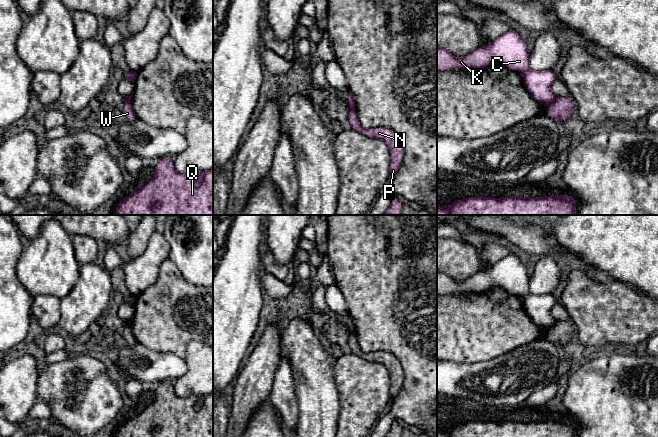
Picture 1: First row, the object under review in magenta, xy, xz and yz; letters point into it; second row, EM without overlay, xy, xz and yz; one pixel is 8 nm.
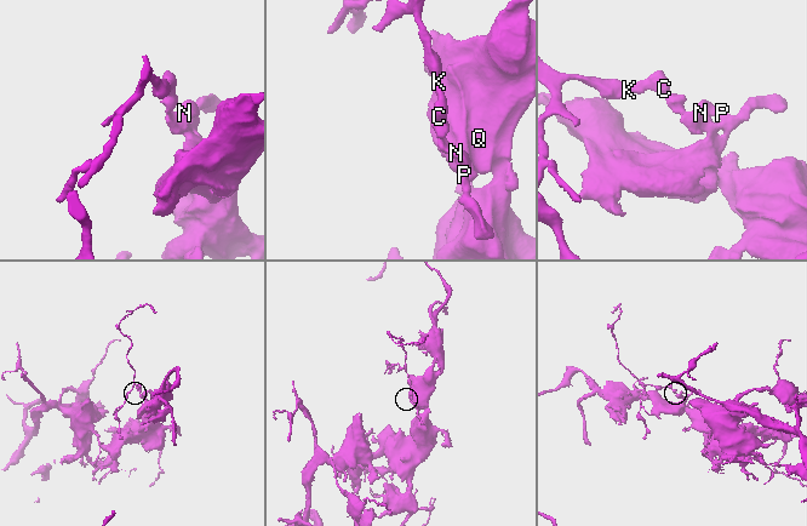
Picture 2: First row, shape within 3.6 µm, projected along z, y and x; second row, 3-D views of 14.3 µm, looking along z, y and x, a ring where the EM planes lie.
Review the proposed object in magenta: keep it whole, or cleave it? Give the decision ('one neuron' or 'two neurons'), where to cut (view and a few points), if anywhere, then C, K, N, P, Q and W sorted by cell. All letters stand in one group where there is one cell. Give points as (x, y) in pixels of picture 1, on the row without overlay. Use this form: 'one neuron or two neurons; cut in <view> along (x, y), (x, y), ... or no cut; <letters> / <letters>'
two neurons; cut in yz along (556, 321), (548, 328); C K / N P Q W

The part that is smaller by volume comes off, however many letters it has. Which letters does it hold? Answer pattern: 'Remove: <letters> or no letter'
Remove: C, K

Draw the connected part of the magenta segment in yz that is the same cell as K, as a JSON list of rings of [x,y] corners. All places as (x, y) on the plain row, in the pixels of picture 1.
[[[514,253],[502,258],[489,269],[483,269],[465,281],[459,282],[445,273],[437,272],[437,295],[446,295],[458,292],[485,292],[492,286],[498,286],[512,294],[524,297],[523,307],[527,315],[539,326],[552,327],[556,320],[551,315],[552,307],[557,303],[553,293],[534,295],[529,292],[529,279],[527,269],[521,259]]]

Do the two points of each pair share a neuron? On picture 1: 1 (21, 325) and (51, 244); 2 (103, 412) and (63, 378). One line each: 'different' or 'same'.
1: different
2: same

